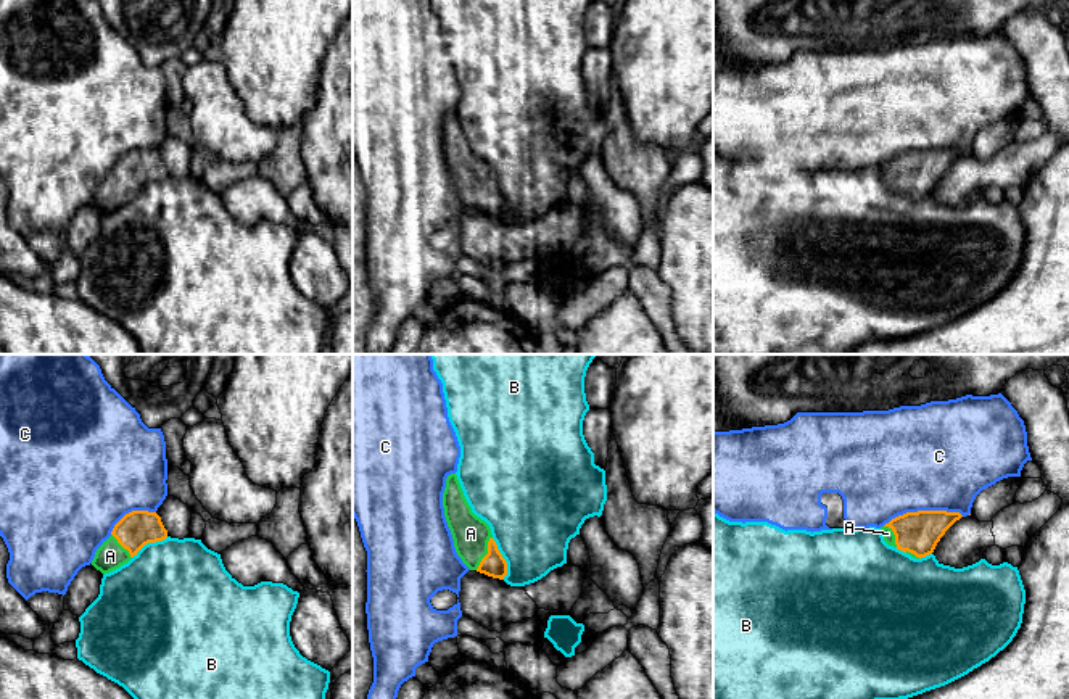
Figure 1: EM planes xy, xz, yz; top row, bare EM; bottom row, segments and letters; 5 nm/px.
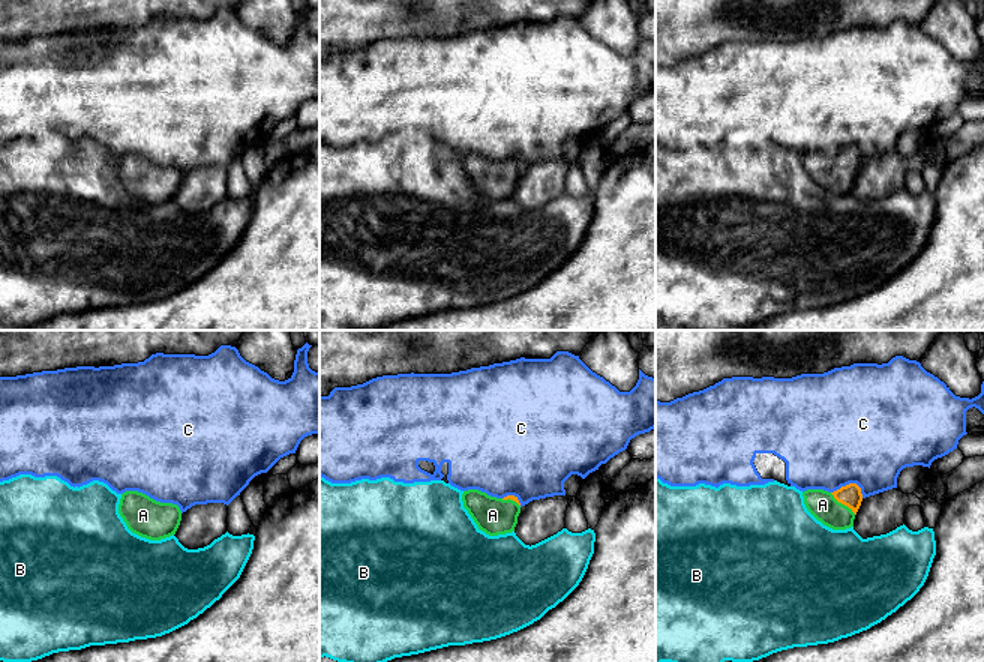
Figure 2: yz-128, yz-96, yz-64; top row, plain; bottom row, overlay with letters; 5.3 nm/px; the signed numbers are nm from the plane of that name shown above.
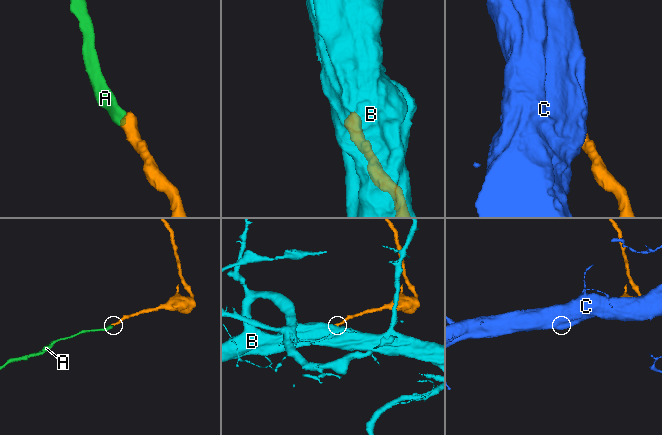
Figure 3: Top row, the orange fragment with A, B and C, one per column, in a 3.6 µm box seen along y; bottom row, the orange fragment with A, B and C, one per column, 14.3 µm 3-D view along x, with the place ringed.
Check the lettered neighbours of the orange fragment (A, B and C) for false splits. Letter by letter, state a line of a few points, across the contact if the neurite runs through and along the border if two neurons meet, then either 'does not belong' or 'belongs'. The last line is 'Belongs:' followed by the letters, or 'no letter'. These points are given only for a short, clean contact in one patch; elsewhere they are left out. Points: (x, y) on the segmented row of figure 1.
A: xz (493, 564), (488, 553), (470, 533) | belongs
B: xz (491, 538), (506, 562), (504, 579) | does not belong
C: does not belong
Belongs: A

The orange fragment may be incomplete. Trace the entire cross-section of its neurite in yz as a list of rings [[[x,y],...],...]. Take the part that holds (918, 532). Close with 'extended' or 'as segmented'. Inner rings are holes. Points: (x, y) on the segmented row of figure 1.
[[[947,511],[906,512],[881,527],[884,541],[914,559],[934,552],[945,531],[963,515]]]; extended

